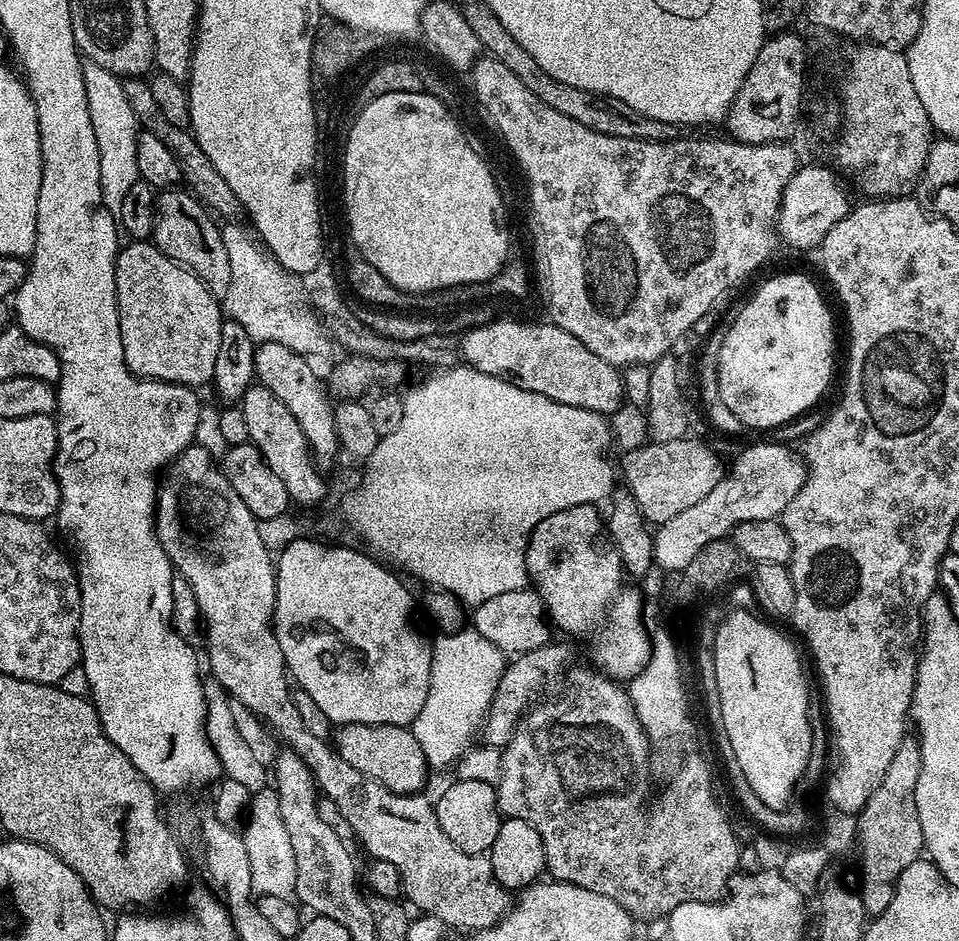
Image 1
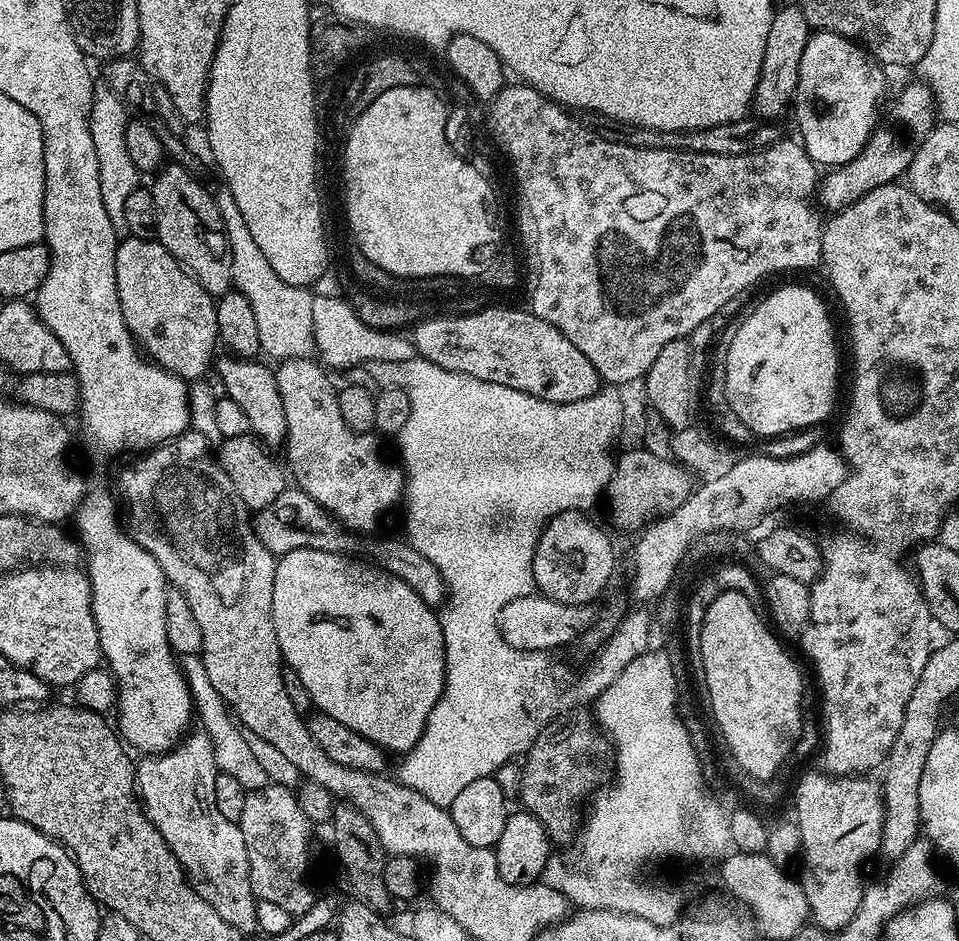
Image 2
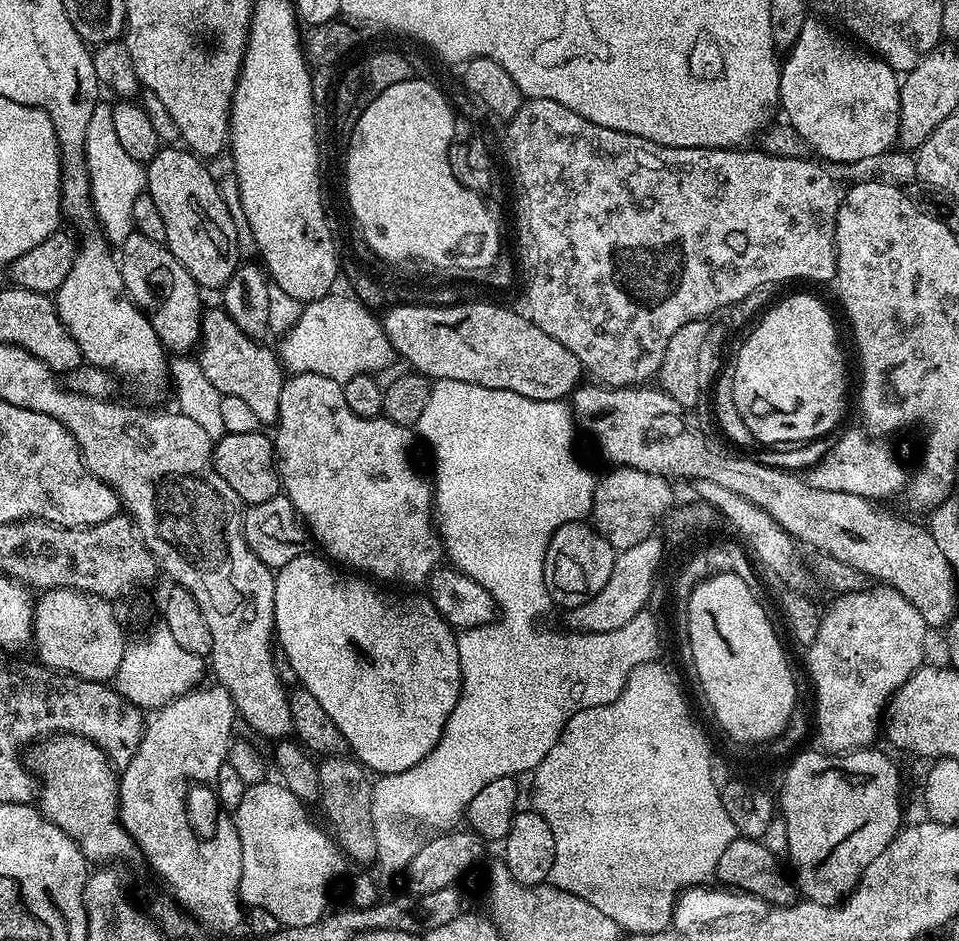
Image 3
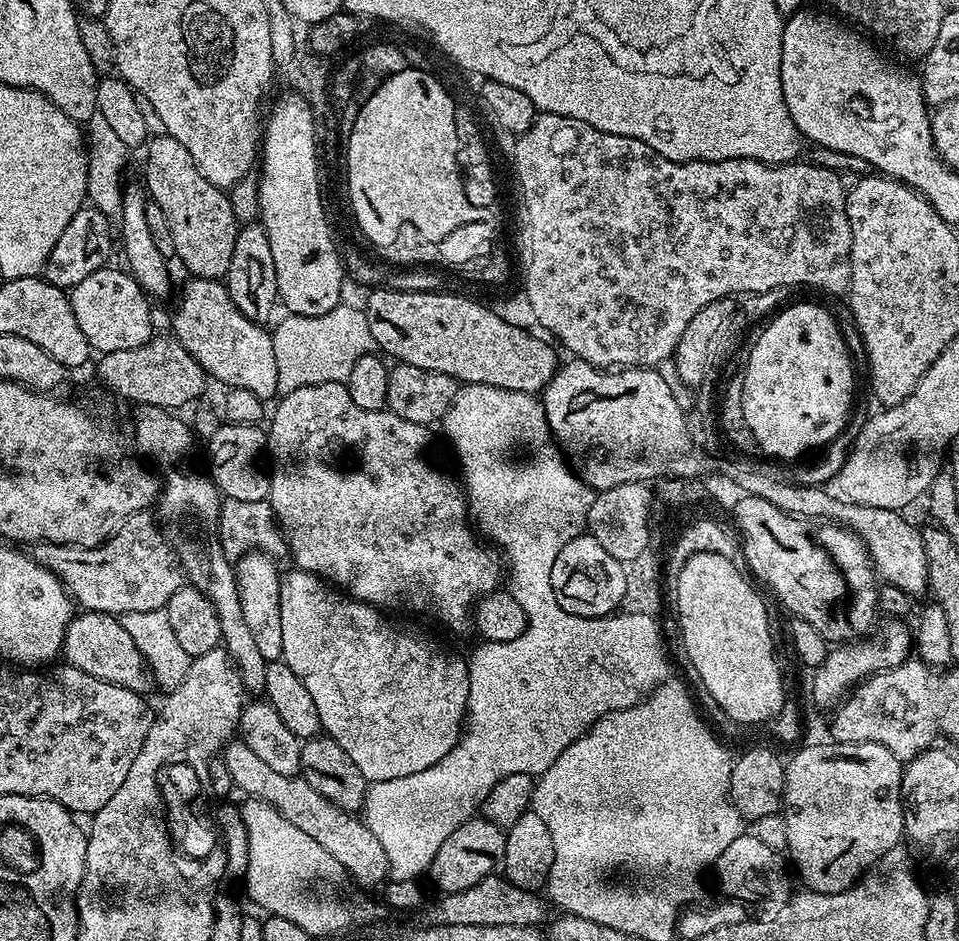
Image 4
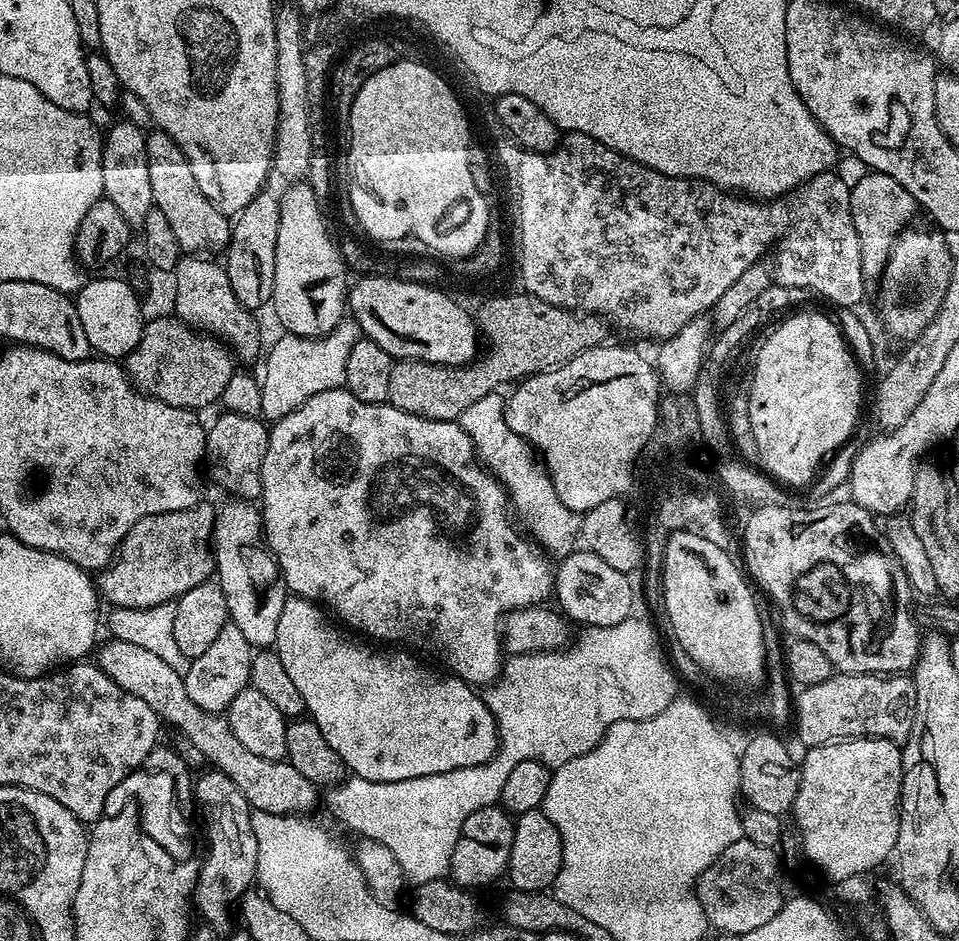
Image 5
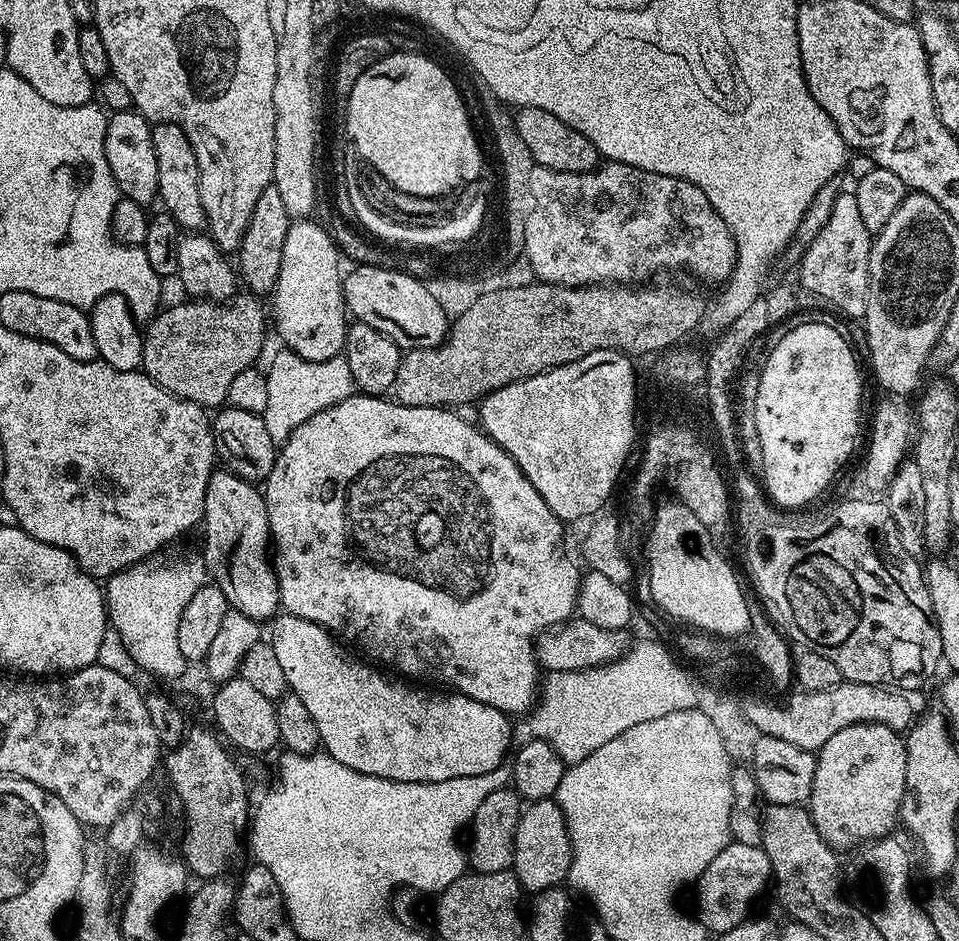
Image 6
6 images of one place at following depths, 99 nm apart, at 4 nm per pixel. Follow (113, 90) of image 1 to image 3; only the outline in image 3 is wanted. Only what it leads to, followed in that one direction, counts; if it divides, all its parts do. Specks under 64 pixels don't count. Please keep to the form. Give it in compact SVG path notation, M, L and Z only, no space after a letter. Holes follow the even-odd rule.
M96 103L94 114L90 114L90 122L86 126L84 165L88 167L91 206L98 231L109 245L119 246L126 242L126 238L130 238L136 227L134 201L138 199L138 194L146 191L146 168L134 158L130 158L130 154L126 154L120 140L114 135L112 104L104 103Z

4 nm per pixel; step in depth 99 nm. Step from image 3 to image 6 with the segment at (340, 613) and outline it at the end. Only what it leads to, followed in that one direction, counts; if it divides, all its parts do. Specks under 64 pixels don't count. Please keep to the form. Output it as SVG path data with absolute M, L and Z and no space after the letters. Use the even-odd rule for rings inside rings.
M280 614L275 617L274 623L276 623L276 629L273 630L272 636L270 635L270 642L274 646L274 655L278 657L278 663L280 663L282 670L286 673L286 682L288 683L291 695L302 698L303 704L306 705L306 710L310 710L311 716L314 717L314 726L318 726L318 734L320 735L323 751L327 753L327 755L335 758L338 762L342 762L342 766L350 766L350 770L358 770L362 774L370 774L378 778L386 778L387 780L422 782L425 784L426 782L446 782L450 778L466 778L468 775L484 775L505 763L506 757L513 747L513 721L509 719L505 713L494 710L494 706L486 706L474 698L462 696L460 693L454 691L432 690L436 692L423 692L420 688L411 688L411 686L408 685L411 683L401 682L399 679L396 679L397 681L387 680L382 673L375 672L375 670L372 669L375 667L373 667L371 663L365 662L359 655L349 651L332 633L326 631L322 626L310 622L306 618Z

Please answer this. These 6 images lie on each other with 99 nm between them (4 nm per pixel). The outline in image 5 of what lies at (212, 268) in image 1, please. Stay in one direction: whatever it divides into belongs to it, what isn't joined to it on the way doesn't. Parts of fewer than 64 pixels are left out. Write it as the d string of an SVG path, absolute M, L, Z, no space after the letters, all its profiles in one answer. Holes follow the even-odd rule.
M159 130L147 133L146 154L150 162L150 190L154 190L152 203L162 210L166 222L170 222L170 230L174 230L174 238L178 238L178 246L184 254L216 254L223 253L229 246L232 224L229 217L198 190L198 182L194 182L194 170L182 154L182 150L170 138L170 134Z

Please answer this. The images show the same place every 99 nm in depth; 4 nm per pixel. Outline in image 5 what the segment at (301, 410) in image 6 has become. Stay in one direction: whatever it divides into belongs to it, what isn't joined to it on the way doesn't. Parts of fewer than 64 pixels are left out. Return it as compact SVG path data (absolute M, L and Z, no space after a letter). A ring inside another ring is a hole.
M345 318L328 336L294 336L286 334L267 349L264 360L264 376L260 380L262 390L262 410L260 416L265 421L275 422L286 418L306 398L322 394L322 390L344 387L346 382L346 358L350 358L350 346L362 338L356 321Z

